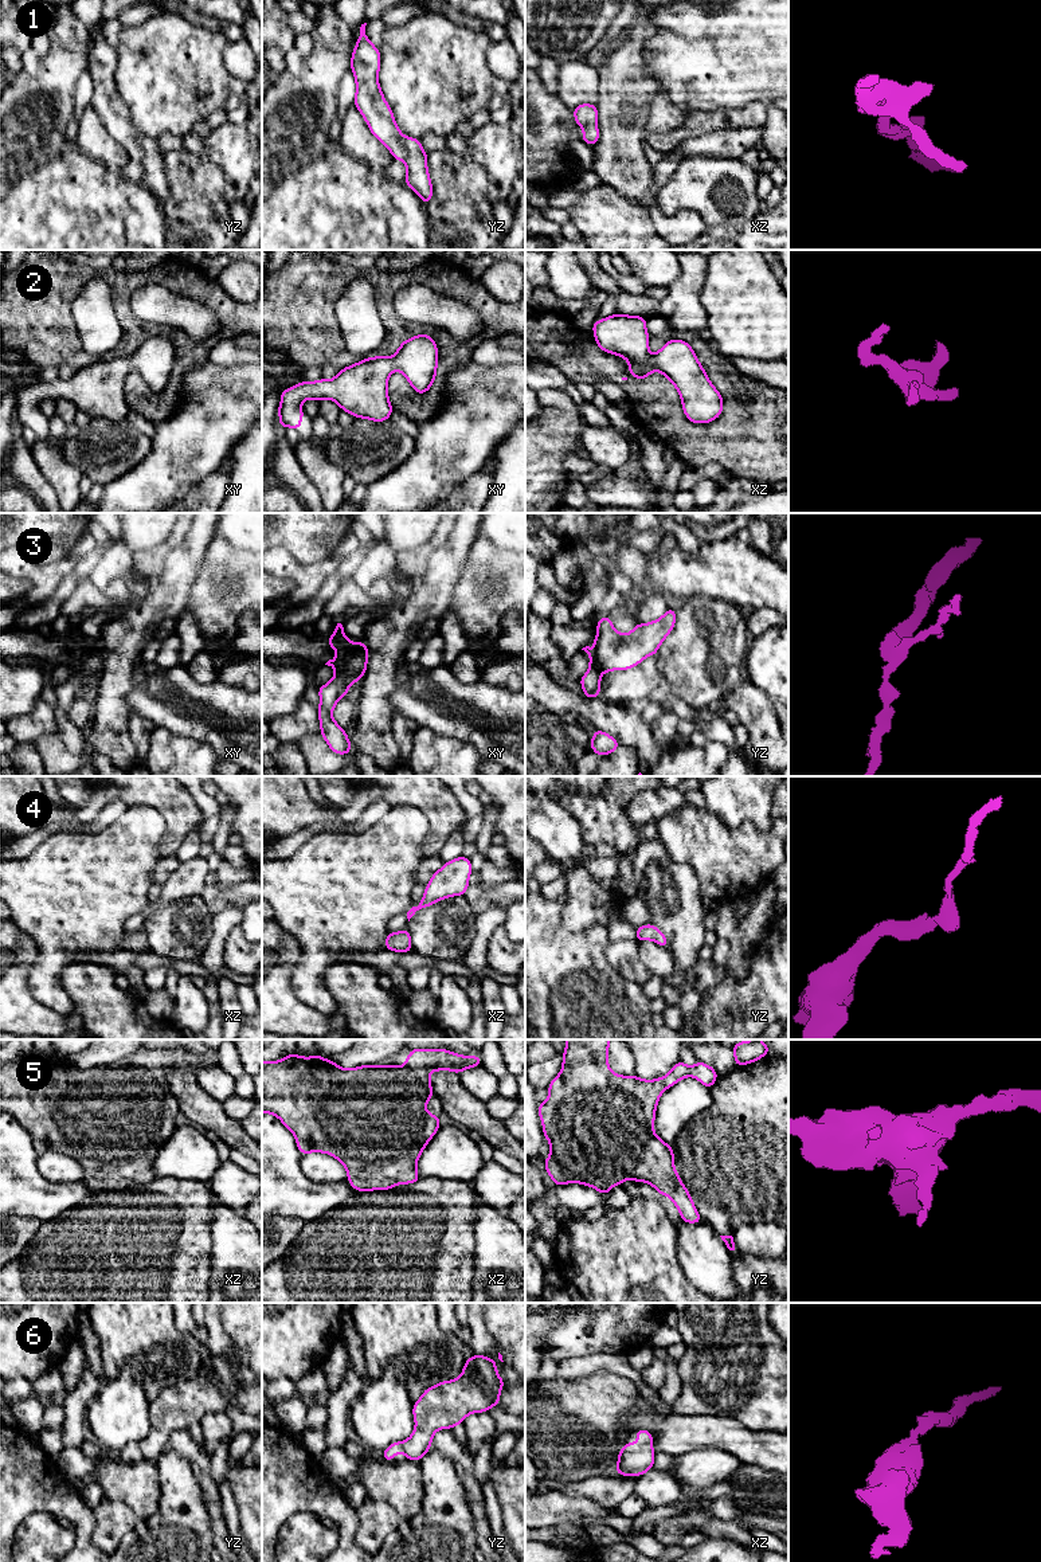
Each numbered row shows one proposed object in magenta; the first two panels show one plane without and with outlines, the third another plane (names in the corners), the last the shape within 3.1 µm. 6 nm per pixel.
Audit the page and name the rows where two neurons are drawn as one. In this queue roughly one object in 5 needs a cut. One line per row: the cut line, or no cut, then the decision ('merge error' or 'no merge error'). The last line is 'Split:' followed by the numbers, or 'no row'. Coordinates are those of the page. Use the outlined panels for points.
1: cut none; no merge error
2: cut none; no merge error
3: cut xy (355, 644), (344, 653), (344, 661), (336, 670); merge error
4: cut none; no merge error
5: cut none; no merge error
6: cut none; no merge error
Split: 3

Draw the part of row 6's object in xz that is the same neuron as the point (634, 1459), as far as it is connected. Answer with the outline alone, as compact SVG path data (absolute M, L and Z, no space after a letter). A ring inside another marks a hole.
M645 1429L635 1432L639 1442L627 1442L619 1451L615 1472L622 1476L641 1476L654 1464L653 1434Z

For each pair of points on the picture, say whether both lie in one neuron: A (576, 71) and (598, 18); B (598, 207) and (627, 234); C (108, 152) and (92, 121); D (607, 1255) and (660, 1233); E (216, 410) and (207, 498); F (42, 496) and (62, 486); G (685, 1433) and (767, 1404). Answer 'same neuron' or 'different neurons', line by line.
A: different neurons
B: same neuron
C: same neuron
D: same neuron
E: different neurons
F: different neurons
G: different neurons

